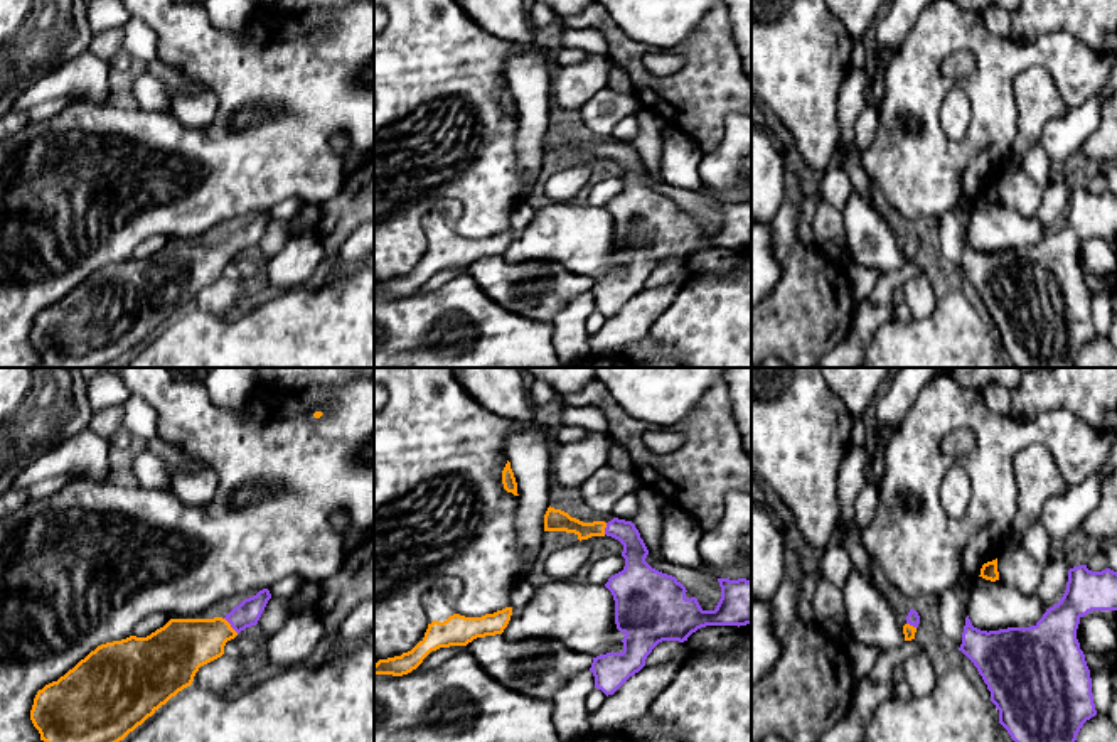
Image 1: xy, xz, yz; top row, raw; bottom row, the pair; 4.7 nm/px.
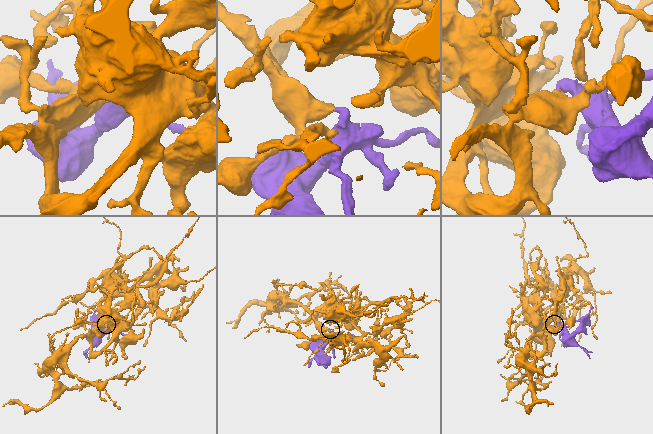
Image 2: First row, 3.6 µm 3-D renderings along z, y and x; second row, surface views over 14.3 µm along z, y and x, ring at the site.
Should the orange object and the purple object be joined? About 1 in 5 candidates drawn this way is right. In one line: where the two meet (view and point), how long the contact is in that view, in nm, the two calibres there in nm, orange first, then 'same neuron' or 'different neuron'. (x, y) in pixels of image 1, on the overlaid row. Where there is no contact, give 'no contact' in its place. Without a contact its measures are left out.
meets orange in xy at (229, 626); contact 100 nm long; 260 nm thick on the orange side, 120 nm on the other; same neuron

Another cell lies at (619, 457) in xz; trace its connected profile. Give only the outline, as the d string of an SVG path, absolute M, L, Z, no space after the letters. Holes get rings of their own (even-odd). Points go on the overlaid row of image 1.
M608 437L608 440L610 440L610 449L608 449L607 464L617 470L632 472L633 462L623 444L612 437Z

